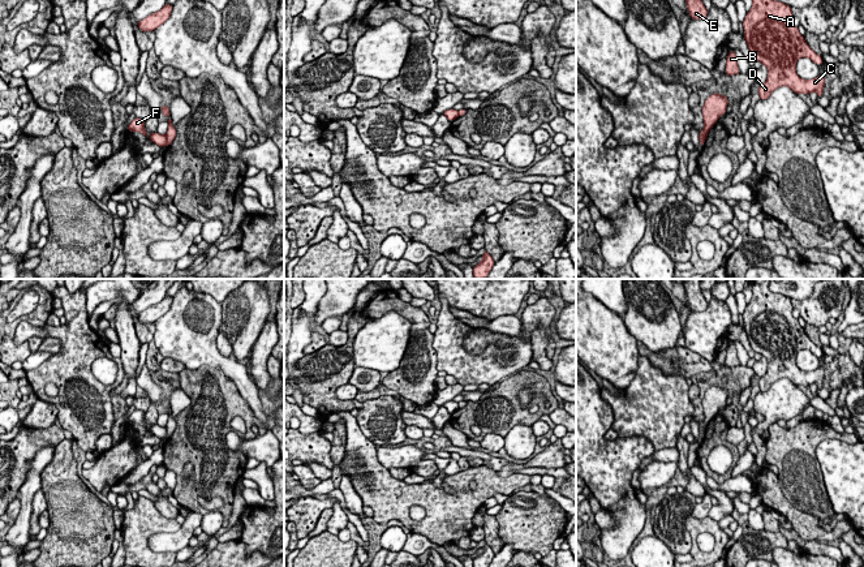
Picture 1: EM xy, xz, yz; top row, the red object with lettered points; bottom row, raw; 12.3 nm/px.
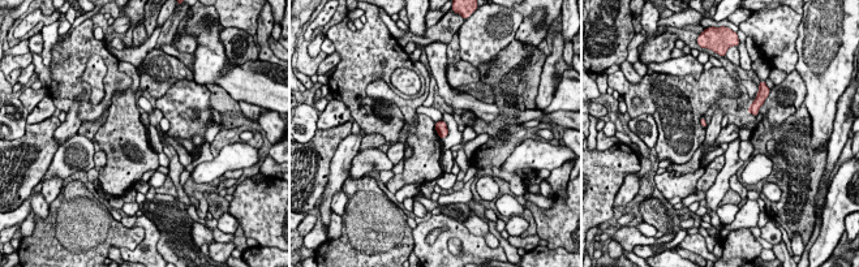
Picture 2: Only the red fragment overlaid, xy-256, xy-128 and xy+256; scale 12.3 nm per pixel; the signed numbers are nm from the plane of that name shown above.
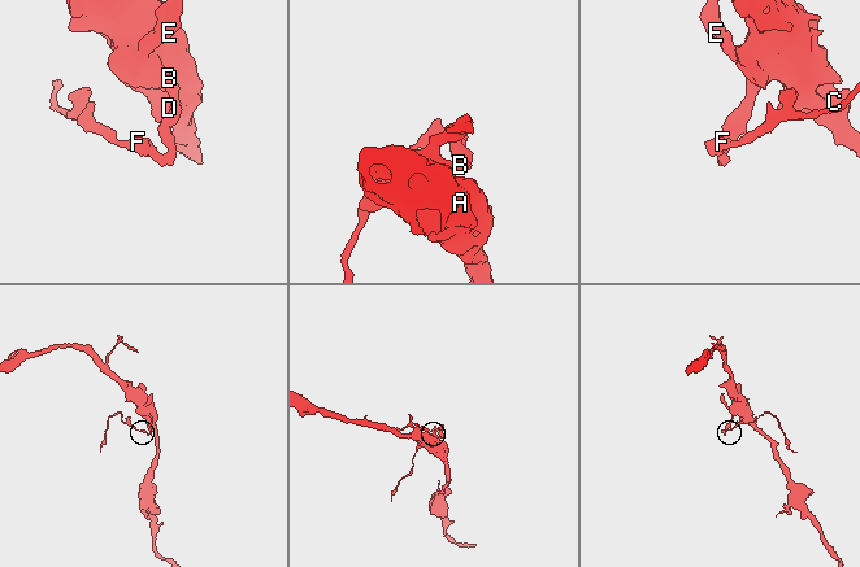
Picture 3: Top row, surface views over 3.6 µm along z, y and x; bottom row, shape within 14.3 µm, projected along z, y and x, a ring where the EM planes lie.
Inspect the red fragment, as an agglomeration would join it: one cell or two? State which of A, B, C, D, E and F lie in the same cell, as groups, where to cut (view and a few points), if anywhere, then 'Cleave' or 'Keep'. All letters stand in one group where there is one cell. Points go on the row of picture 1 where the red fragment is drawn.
Groups: A B C D E / F. Split along xy (164, 136), (166, 145). Cleave

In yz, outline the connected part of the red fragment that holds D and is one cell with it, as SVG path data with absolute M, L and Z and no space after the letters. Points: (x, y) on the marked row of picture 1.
M752 0L752 8L743 21L744 39L751 55L768 69L768 80L758 86L760 100L768 99L774 90L787 86L795 94L809 95L812 91L817 98L822 96L825 86L825 76L820 74L812 80L800 78L796 73L796 63L801 57L812 60L817 65L822 65L822 57L817 55L805 42L798 26L792 23L791 7L775 0Z

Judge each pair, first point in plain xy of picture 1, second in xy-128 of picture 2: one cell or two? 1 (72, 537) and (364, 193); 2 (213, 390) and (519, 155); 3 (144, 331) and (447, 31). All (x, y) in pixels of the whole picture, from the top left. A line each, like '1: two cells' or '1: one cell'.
1: one cell
2: two cells
3: one cell

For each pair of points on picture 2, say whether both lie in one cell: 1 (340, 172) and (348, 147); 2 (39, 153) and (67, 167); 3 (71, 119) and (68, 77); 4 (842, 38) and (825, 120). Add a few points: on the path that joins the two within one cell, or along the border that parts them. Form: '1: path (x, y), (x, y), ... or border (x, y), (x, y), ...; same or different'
1: path (340, 166), (344, 154); same
2: border (59, 147), (44, 176), (35, 185); different
3: border (76, 98), (80, 100), (78, 117), (82, 121); different
4: path (825, 57), (825, 99); same

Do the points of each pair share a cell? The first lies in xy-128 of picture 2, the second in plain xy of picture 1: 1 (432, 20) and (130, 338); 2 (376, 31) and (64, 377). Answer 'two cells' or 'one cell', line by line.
1: two cells
2: one cell

